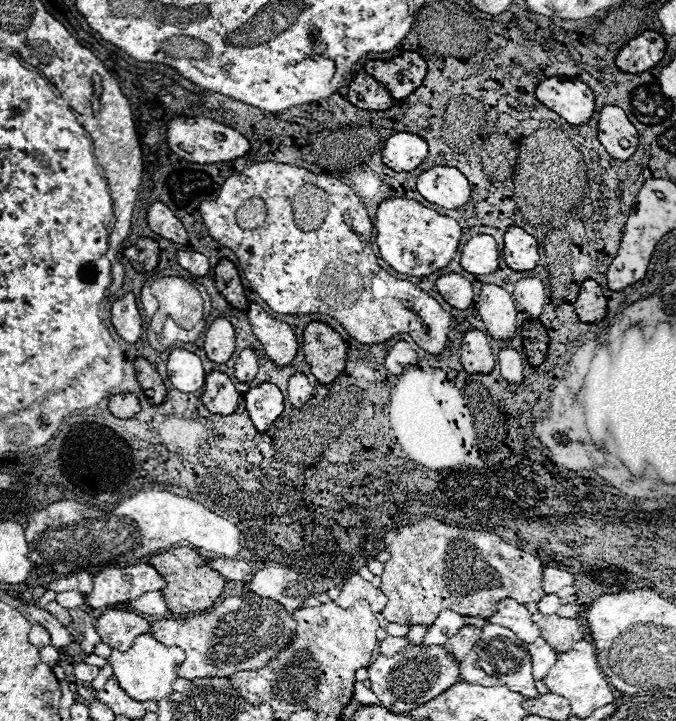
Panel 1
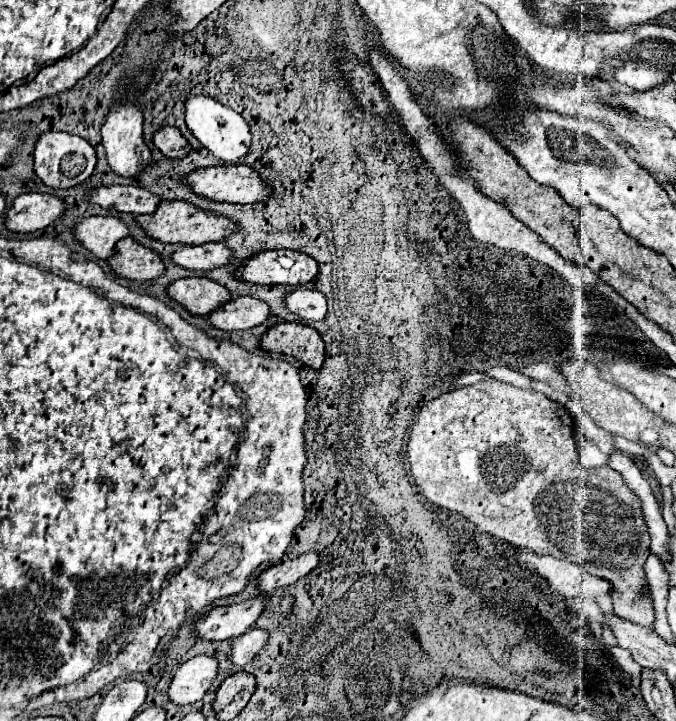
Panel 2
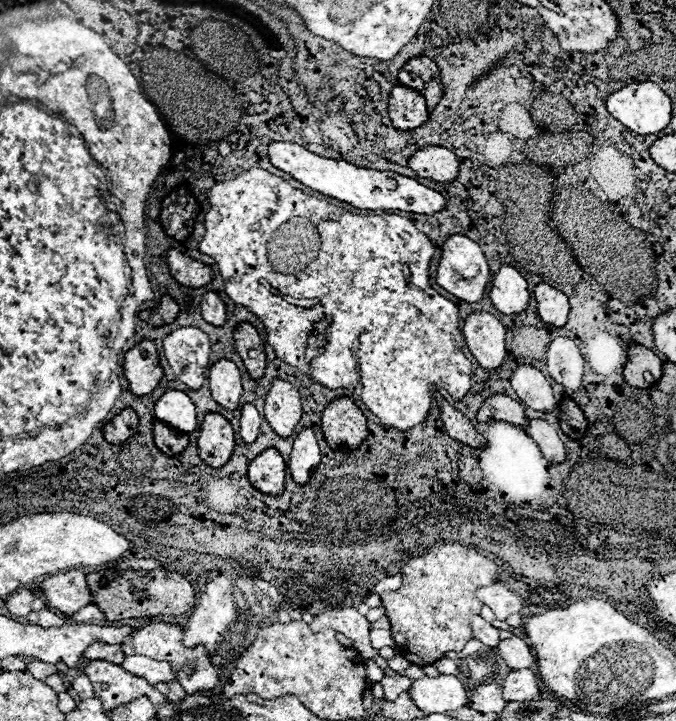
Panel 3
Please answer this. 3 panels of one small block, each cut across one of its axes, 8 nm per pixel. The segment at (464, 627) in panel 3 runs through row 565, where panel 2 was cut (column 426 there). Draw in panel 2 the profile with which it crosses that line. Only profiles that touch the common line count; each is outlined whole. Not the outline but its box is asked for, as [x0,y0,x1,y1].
[408,382,654,628]

